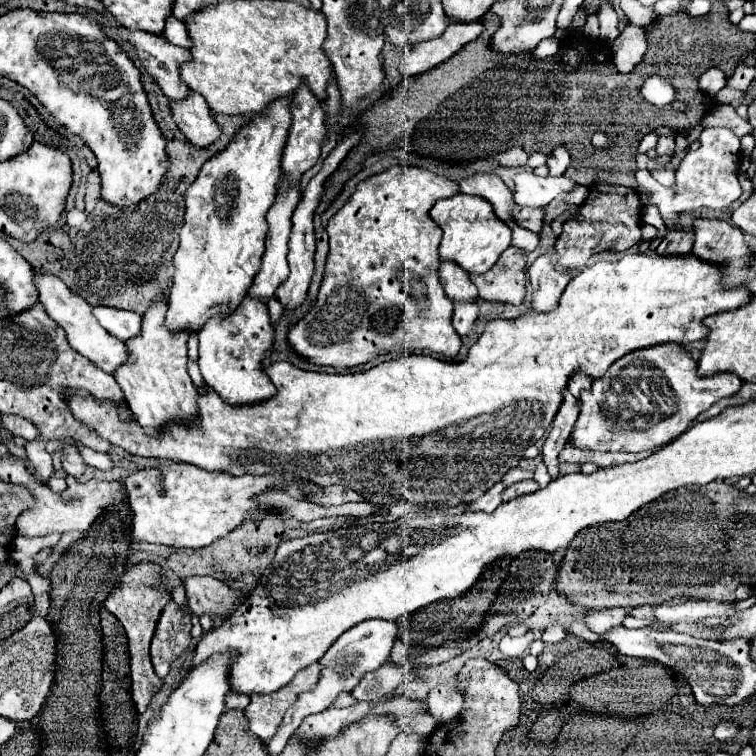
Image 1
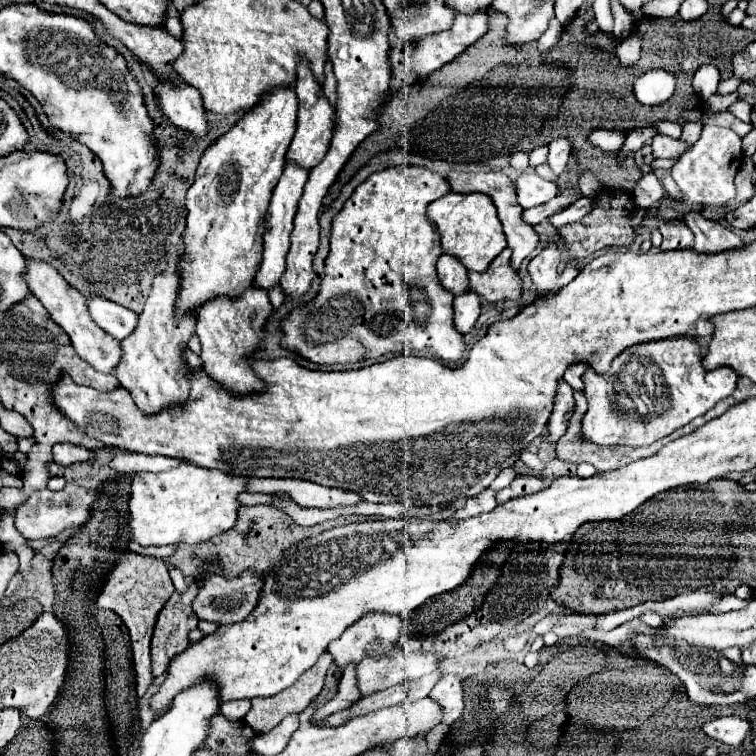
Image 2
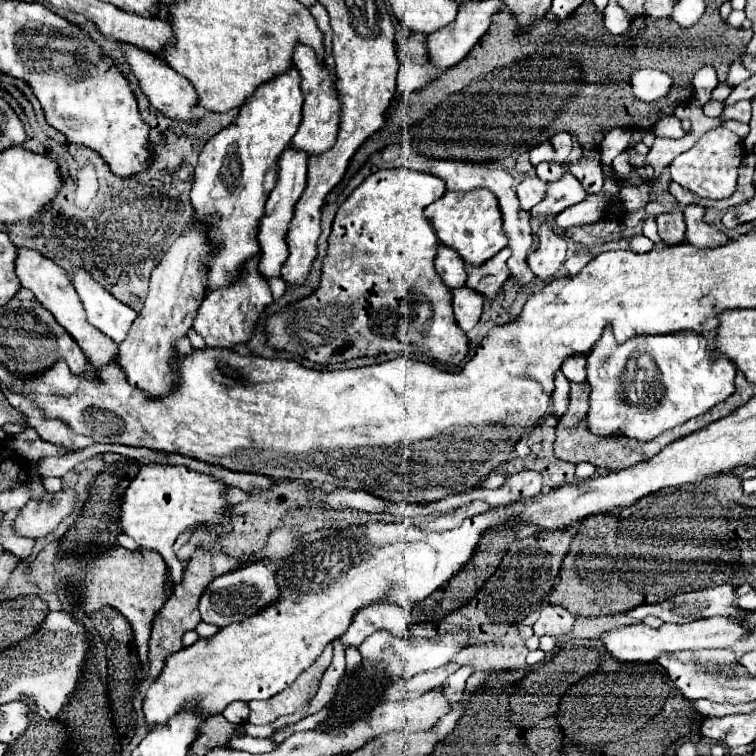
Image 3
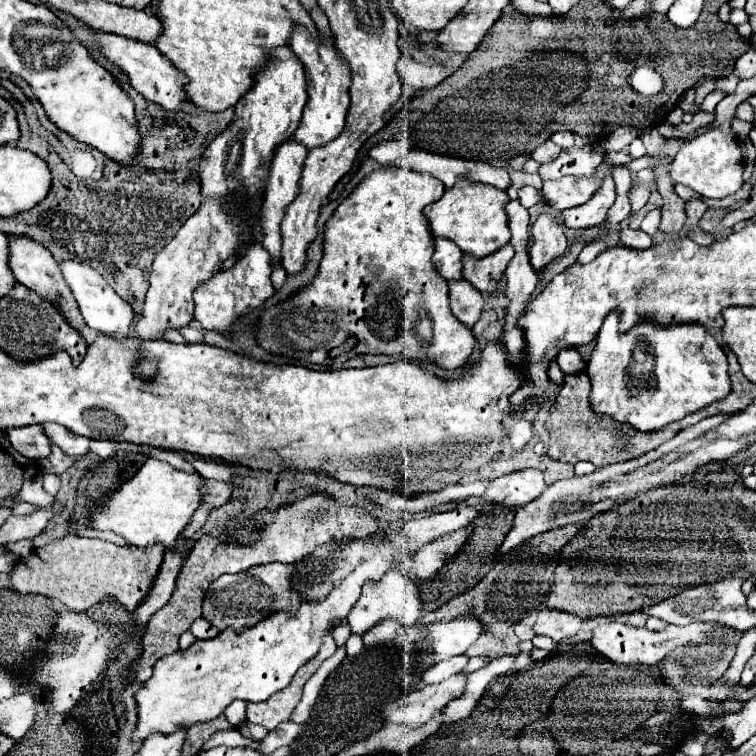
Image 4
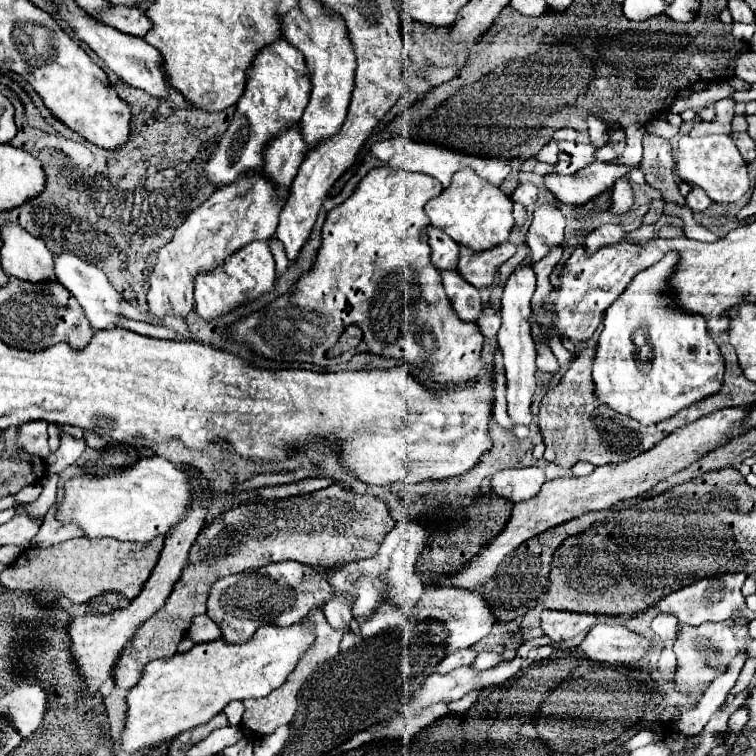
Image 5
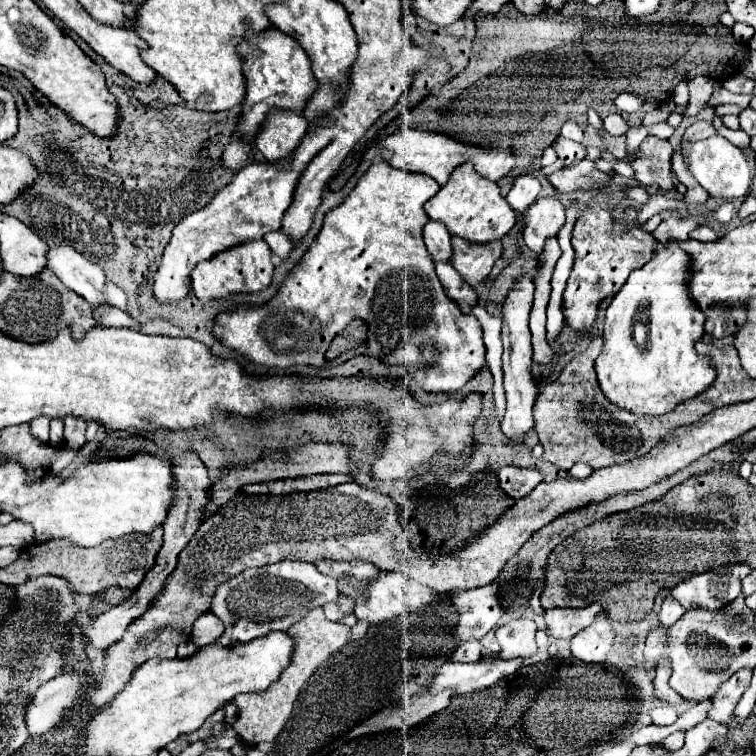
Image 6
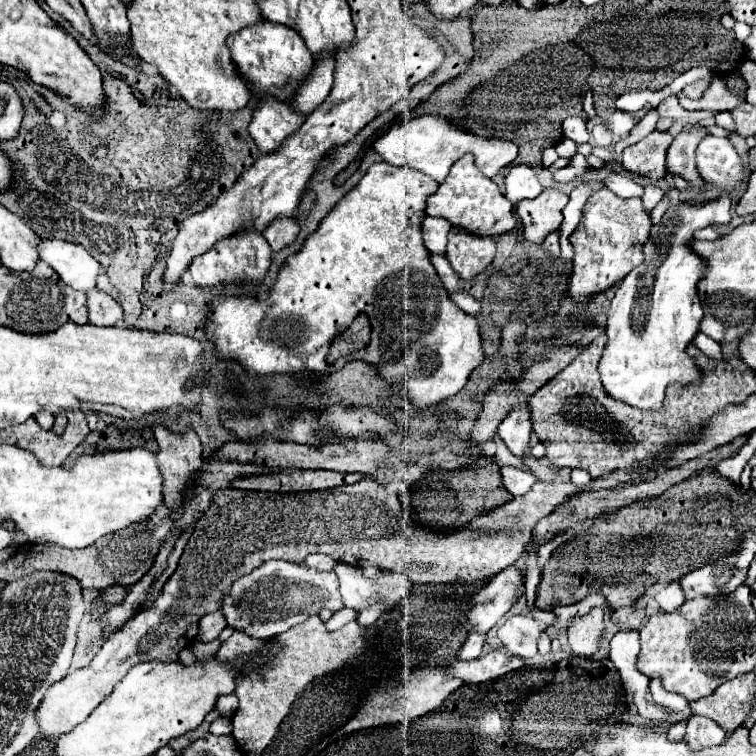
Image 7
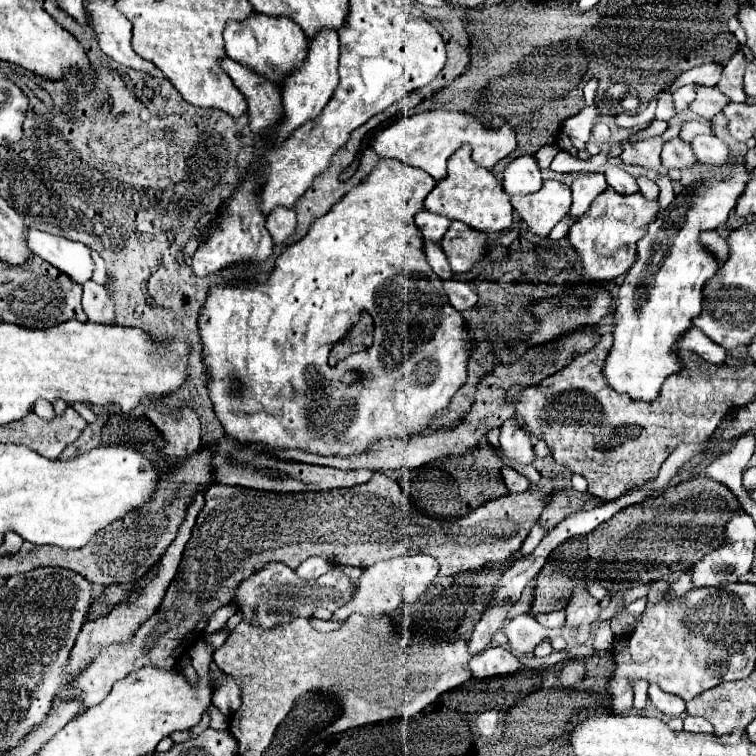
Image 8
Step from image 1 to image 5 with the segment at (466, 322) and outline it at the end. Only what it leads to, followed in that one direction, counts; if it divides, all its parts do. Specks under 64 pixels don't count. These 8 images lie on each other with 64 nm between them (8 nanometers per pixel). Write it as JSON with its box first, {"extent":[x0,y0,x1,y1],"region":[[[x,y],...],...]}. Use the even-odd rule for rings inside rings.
{"extent":[440,270,482,322],"region":[[[440,270],[442,276],[442,284],[444,290],[456,310],[456,314],[470,322],[470,320],[478,320],[478,314],[482,312],[482,300],[480,294],[474,286],[470,286],[458,270]]]}

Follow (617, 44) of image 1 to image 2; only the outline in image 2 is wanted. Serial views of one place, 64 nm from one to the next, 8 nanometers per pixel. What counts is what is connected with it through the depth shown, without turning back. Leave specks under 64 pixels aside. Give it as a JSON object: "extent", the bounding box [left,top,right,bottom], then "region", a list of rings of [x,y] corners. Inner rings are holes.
{"extent":[618,36,640,66],"region":[[[628,36],[622,40],[622,44],[618,46],[618,58],[624,66],[636,64],[640,58],[640,40],[636,36]]]}

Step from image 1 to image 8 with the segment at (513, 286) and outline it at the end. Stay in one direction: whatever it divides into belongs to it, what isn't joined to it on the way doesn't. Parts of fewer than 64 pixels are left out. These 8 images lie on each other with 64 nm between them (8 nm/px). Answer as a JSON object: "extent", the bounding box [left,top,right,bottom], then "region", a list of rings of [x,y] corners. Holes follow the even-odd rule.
{"extent":[440,222,486,274],"region":[[[452,222],[440,246],[450,262],[452,272],[462,274],[468,272],[478,258],[482,258],[486,250],[486,234],[470,230],[470,226],[464,222]]]}

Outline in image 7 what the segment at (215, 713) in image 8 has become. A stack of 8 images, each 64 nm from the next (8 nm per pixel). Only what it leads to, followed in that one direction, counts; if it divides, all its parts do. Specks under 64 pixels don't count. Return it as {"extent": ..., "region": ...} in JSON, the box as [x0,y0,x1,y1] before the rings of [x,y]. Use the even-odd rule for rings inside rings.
{"extent":[209,716,232,735],"region":[[[220,716],[210,726],[209,731],[212,734],[219,735],[230,735],[232,733],[231,719]]]}

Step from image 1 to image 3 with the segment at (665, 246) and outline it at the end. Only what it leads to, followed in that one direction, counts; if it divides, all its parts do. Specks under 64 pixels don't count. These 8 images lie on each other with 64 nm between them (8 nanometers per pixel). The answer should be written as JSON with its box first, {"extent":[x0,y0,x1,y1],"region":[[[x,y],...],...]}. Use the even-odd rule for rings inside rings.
{"extent":[656,206,686,244],"region":[[[672,206],[670,212],[660,214],[656,222],[658,222],[658,234],[666,244],[678,244],[686,240],[684,238],[684,230],[686,230],[684,214],[682,210],[678,210],[678,206]]]}

